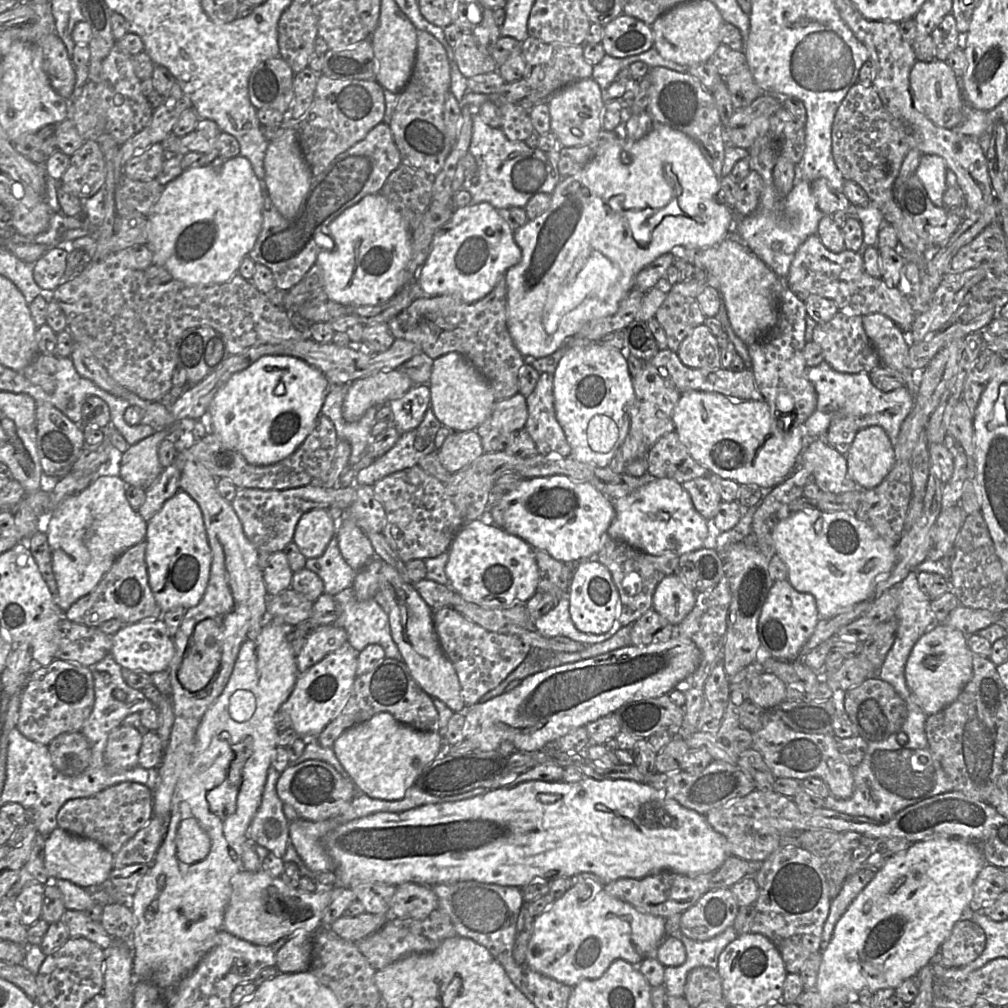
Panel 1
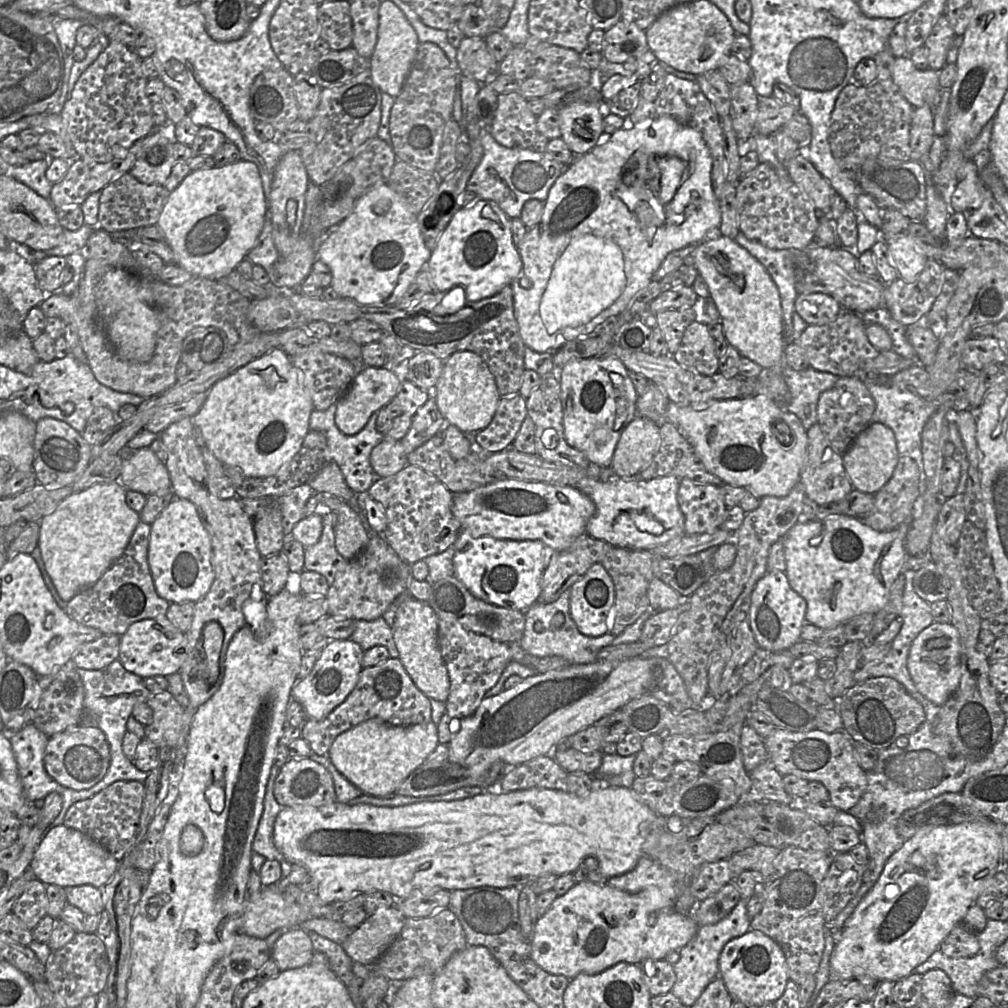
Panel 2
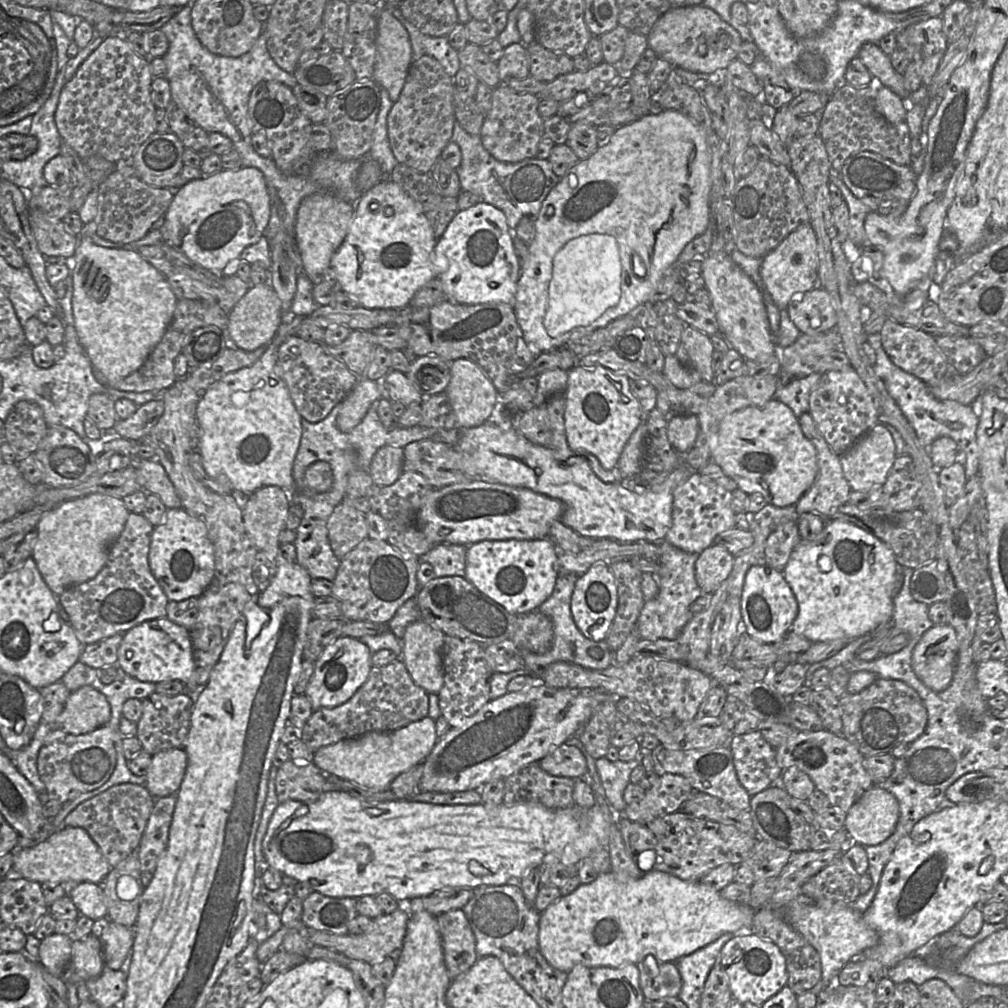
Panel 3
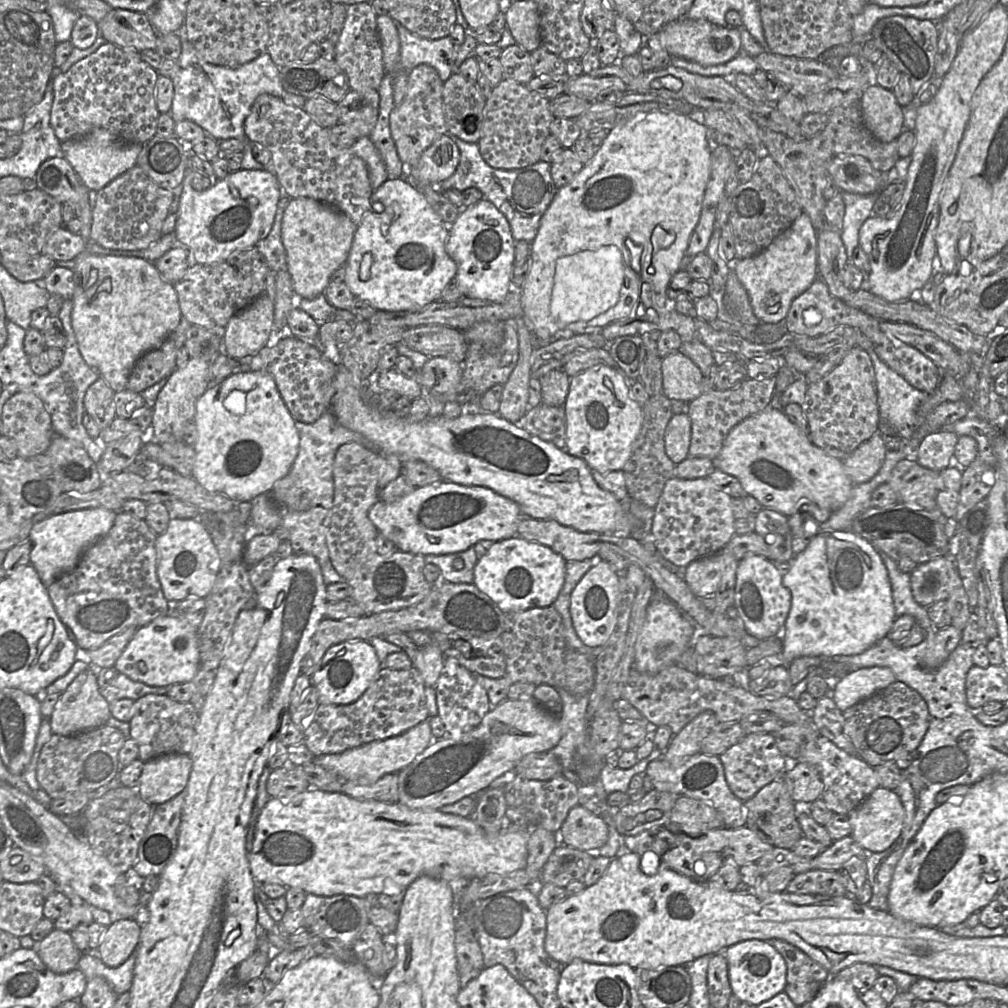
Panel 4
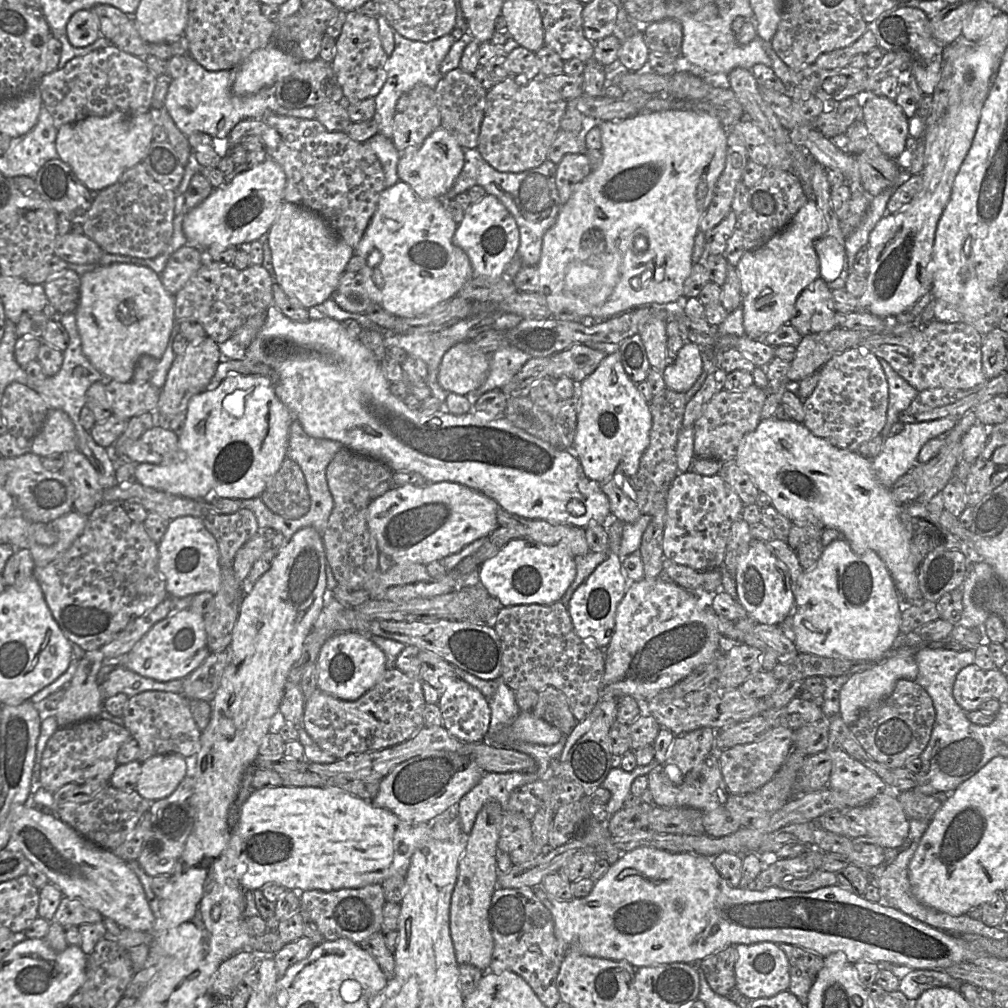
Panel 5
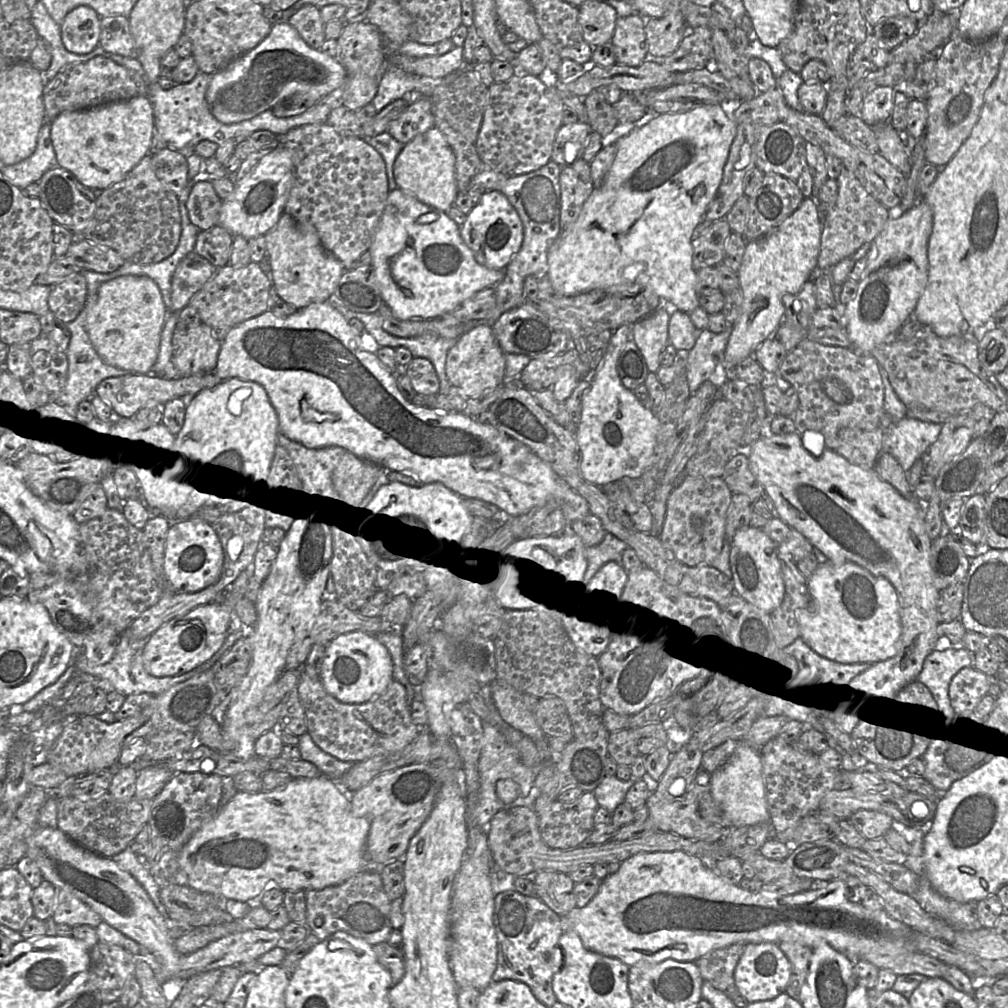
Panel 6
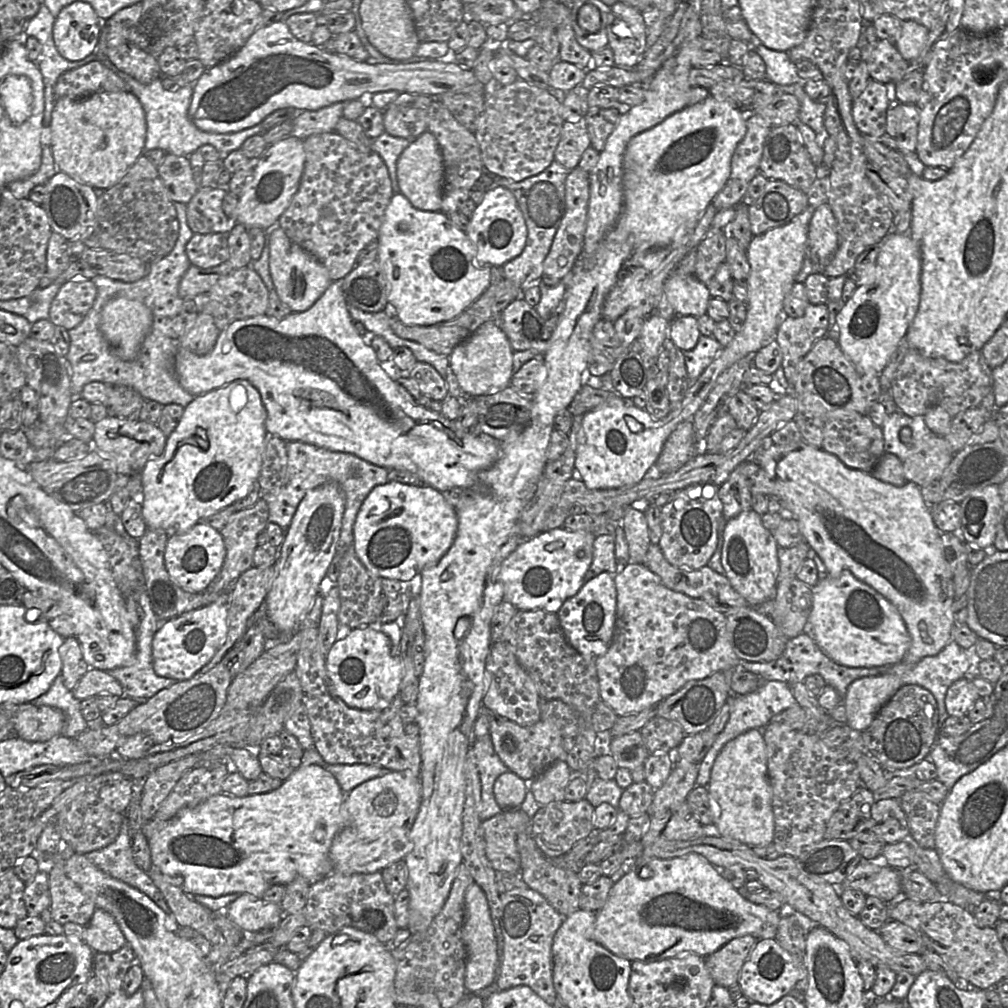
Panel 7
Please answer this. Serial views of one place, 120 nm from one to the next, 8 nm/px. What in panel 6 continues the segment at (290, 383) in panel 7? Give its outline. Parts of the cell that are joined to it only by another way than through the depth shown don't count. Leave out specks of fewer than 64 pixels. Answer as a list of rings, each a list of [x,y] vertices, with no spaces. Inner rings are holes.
[[[328,301],[312,303],[298,309],[294,314],[281,317],[267,310],[262,314],[234,326],[222,340],[217,365],[212,372],[222,381],[229,378],[253,381],[260,384],[266,391],[269,401],[276,411],[279,432],[287,438],[307,448],[317,449],[328,446],[339,446],[355,456],[374,463],[387,471],[397,471],[414,475],[422,484],[441,483],[448,489],[464,498],[479,499],[491,503],[505,512],[508,517],[517,517],[542,507],[548,502],[556,502],[568,522],[581,519],[590,514],[588,502],[576,493],[545,461],[522,442],[506,435],[490,423],[480,424],[462,412],[435,412],[430,408],[415,406],[404,398],[397,388],[396,378],[390,373],[373,352],[362,347],[361,332],[352,328],[346,318],[330,305]]]

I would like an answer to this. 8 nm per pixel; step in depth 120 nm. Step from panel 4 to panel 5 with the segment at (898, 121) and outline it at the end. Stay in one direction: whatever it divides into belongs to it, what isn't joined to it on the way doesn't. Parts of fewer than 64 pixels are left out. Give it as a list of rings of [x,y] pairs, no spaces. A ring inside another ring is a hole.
[[[869,95],[863,99],[861,119],[879,148],[896,160],[909,137],[909,119],[895,101]]]

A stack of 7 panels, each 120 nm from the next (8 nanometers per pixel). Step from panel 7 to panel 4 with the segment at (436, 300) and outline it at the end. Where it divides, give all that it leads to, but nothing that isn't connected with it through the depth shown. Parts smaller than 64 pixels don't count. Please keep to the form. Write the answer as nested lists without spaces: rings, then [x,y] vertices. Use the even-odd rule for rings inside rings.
[[[400,178],[387,179],[382,185],[375,189],[371,195],[371,208],[366,211],[361,222],[357,225],[348,258],[345,262],[345,282],[354,294],[369,302],[375,309],[388,312],[414,312],[426,307],[431,302],[440,299],[441,293],[445,286],[454,281],[457,273],[456,262],[448,255],[446,251],[446,241],[449,235],[449,225],[432,209],[426,198],[407,181]]]

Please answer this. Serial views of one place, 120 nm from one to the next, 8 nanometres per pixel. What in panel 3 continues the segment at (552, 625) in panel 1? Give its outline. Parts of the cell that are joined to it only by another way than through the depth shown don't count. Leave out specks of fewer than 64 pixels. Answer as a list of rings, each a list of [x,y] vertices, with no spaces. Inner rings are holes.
[[[560,573],[551,596],[544,601],[538,611],[546,615],[553,623],[554,638],[551,648],[544,654],[535,654],[529,650],[520,650],[525,662],[525,669],[529,675],[538,677],[539,672],[554,662],[567,662],[579,665],[590,670],[604,670],[614,661],[612,653],[605,640],[595,642],[586,638],[576,627],[571,610],[571,596],[575,583],[580,575],[572,573]]]

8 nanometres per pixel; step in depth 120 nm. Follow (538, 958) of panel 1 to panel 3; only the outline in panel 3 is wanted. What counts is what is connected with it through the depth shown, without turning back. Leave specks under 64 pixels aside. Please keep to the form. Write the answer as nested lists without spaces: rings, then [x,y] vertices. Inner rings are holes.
[[[658,870],[633,881],[619,882],[611,872],[599,874],[589,884],[580,884],[572,893],[551,903],[539,917],[538,946],[546,961],[555,969],[568,973],[575,965],[587,967],[621,967],[637,964],[647,955],[661,962],[674,963],[682,957],[714,942],[726,933],[751,931],[756,911],[749,905],[724,899],[701,881],[683,881]]]

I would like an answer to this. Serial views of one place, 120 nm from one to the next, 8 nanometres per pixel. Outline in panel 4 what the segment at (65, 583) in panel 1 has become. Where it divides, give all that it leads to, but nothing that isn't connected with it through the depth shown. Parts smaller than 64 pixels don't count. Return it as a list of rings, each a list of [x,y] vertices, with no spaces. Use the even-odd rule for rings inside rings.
[[[85,508],[51,514],[34,523],[29,533],[32,542],[30,563],[45,586],[74,570],[83,553],[109,532],[115,518],[116,512],[113,510]]]

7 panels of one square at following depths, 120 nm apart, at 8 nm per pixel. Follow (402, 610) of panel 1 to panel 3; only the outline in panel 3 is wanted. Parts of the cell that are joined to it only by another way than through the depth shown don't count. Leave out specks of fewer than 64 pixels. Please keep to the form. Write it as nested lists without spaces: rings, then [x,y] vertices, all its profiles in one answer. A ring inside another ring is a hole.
[[[421,618],[406,627],[401,660],[412,680],[427,693],[438,694],[443,686],[442,648],[445,634]]]

